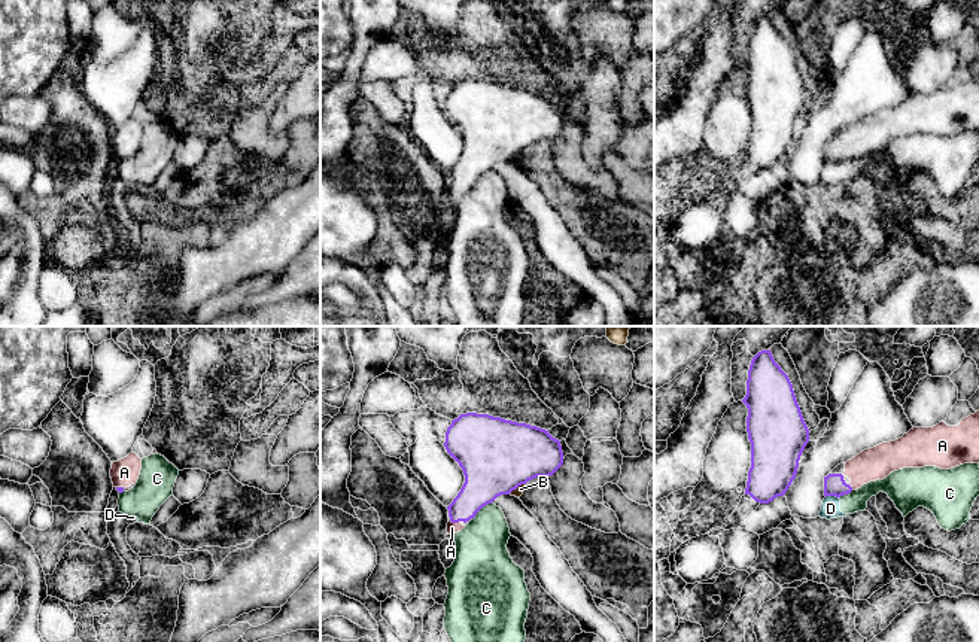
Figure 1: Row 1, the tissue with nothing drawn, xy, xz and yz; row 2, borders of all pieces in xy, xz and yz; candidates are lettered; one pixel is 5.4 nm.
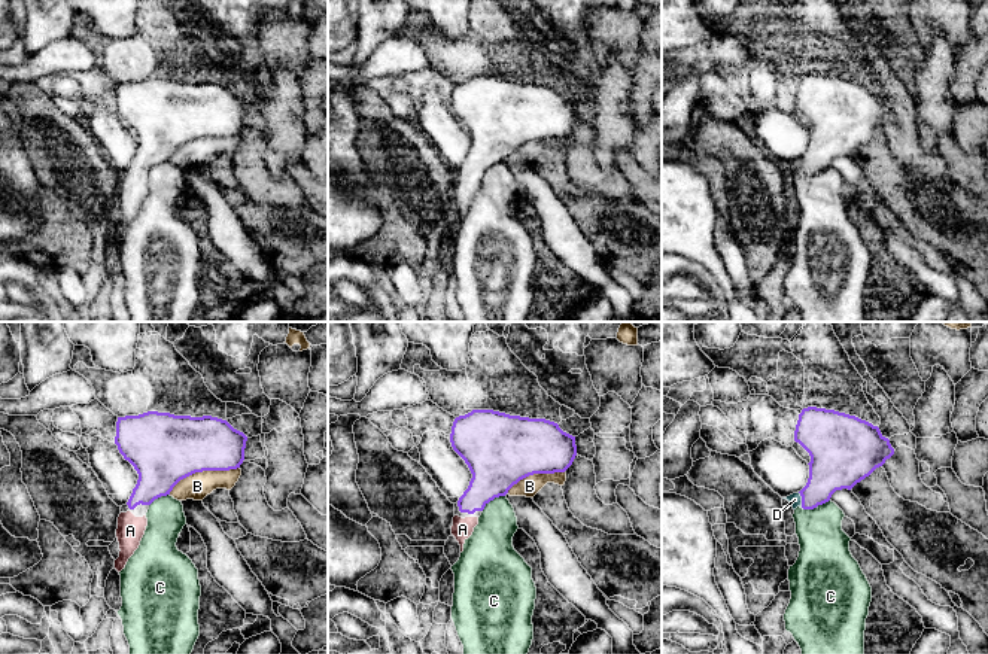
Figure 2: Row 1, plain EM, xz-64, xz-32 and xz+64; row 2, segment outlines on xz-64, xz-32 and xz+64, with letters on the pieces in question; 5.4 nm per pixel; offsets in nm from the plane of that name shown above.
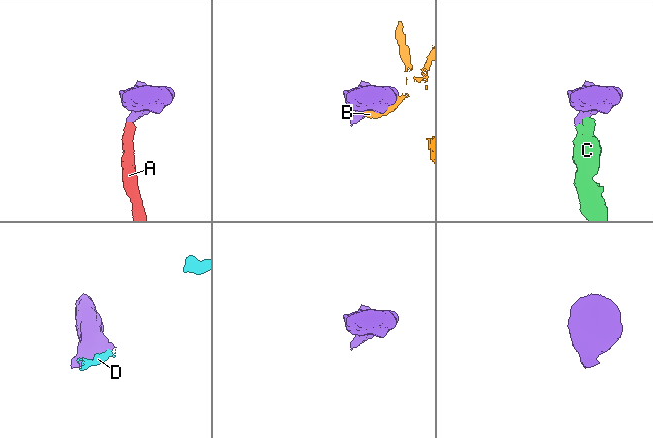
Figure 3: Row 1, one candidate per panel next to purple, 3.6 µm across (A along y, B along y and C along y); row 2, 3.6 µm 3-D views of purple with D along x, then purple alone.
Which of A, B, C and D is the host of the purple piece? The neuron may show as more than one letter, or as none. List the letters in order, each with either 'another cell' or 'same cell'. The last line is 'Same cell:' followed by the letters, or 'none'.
A: same cell
B: another cell
C: another cell
D: another cell
Same cell: A

